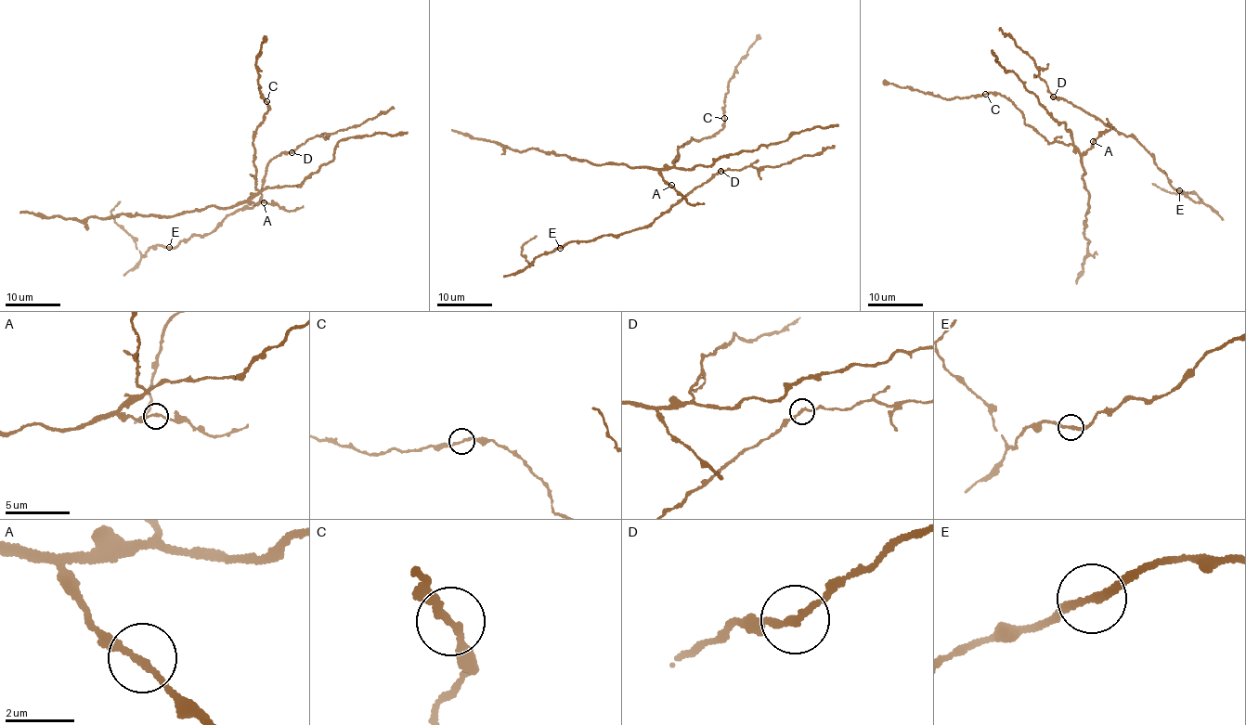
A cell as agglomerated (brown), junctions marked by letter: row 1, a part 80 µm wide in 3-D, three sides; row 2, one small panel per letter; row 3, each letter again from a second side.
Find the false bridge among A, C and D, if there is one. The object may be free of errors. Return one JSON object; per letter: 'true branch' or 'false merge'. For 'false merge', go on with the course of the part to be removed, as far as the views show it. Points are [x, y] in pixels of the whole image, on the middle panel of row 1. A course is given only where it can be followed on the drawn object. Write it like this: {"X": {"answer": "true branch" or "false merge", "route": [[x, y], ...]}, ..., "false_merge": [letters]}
{"A": {"answer": "true branch"}, "C": {"answer": "true branch"}, "D": {"answer": "true branch"}, "false_merge": []}

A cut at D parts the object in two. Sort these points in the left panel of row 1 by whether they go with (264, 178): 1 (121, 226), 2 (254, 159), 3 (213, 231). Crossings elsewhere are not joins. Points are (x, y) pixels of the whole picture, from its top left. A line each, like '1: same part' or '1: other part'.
1: same part
2: other part
3: same part

